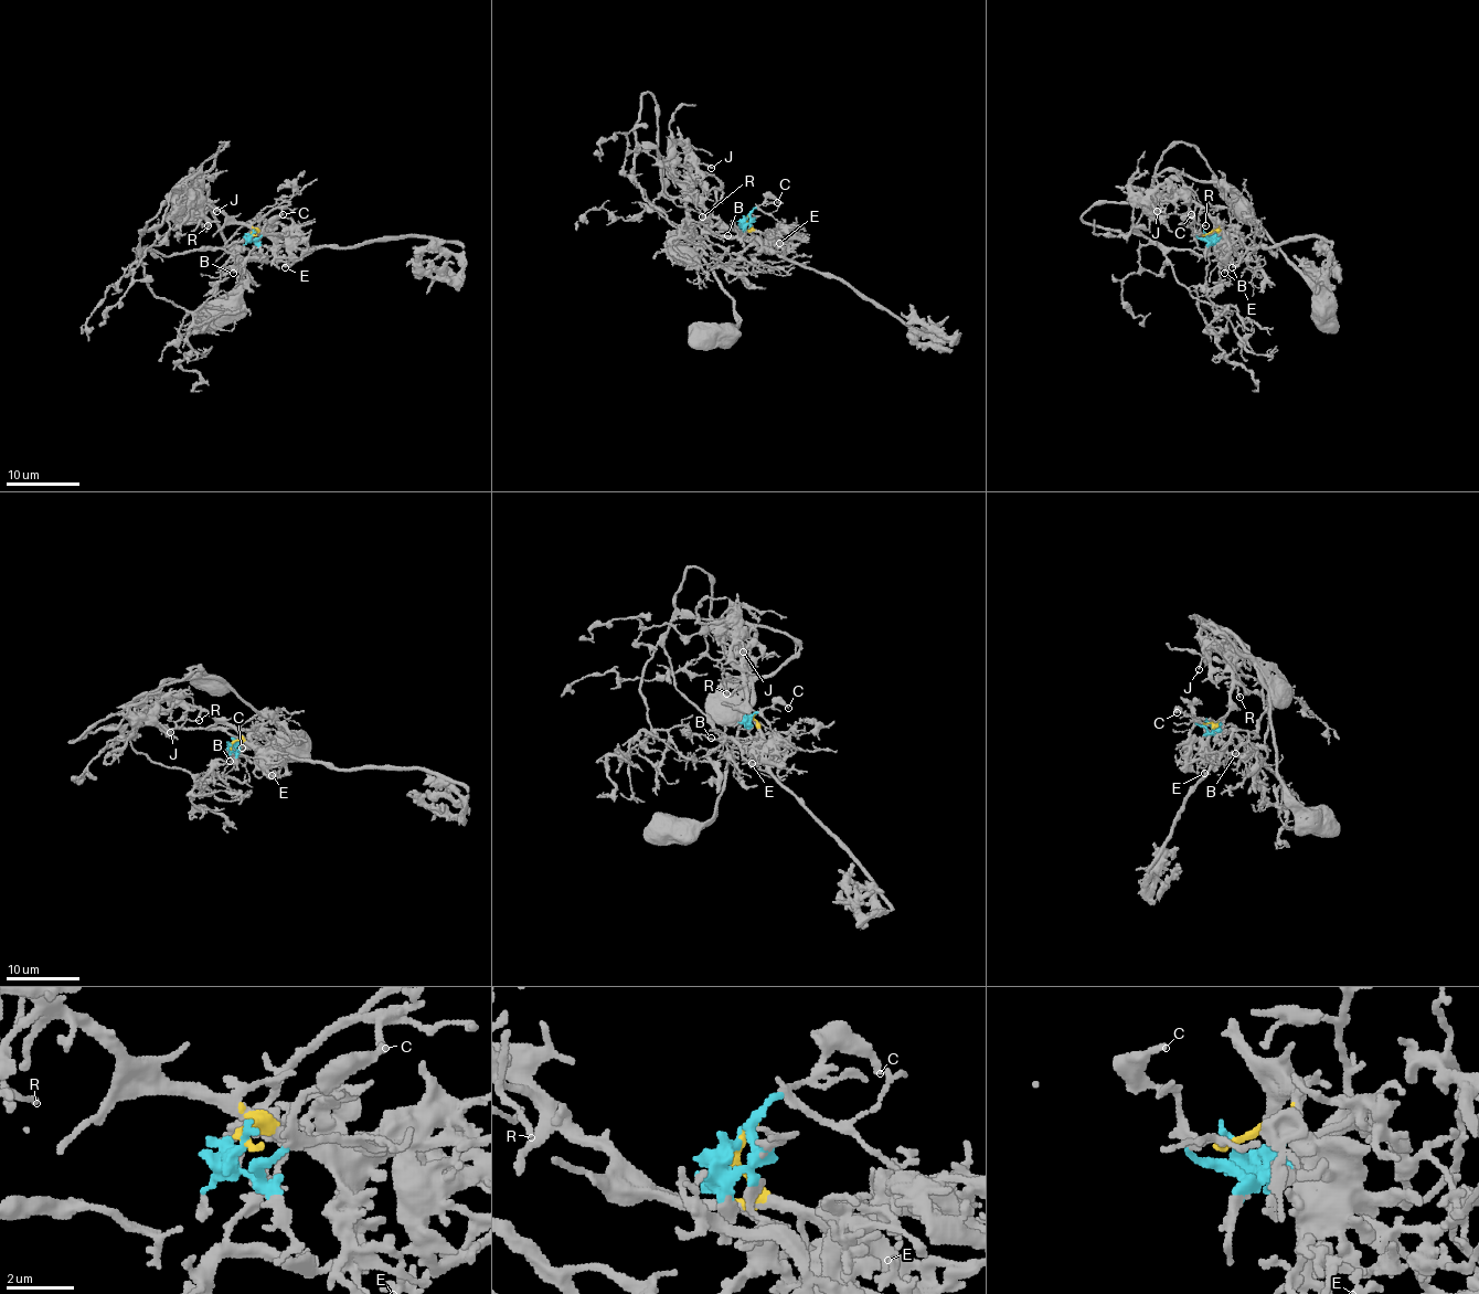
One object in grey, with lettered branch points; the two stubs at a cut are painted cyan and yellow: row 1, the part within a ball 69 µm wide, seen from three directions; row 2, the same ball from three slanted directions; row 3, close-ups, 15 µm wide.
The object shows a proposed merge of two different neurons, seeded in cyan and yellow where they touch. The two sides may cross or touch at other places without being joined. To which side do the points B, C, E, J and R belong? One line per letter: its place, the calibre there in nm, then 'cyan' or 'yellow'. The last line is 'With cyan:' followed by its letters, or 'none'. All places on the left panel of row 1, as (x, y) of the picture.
B: (233, 273) | 100 nm | cyan
C: (283, 214) | 220 nm | cyan
E: (285, 267) | 190 nm | yellow
J: (216, 211) | 190 nm | yellow
R: (208, 225) | 150 nm | yellow
With cyan: B, C

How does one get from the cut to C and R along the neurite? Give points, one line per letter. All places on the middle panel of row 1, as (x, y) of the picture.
C: (746, 216), (767, 199), (778, 202)
R: (746, 216), (746, 230), (730, 230), (695, 205), (703, 216)

